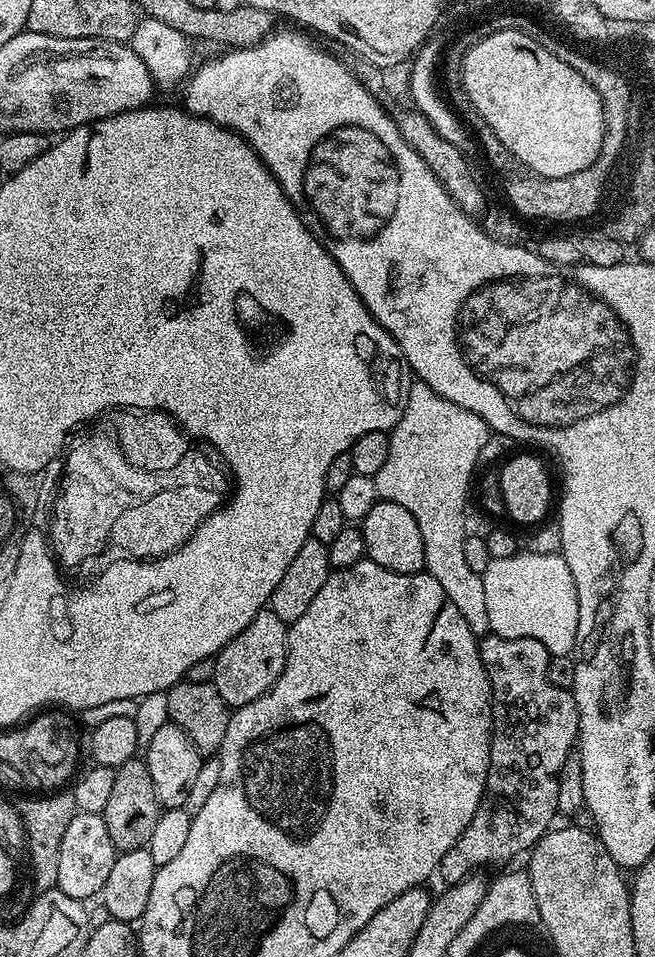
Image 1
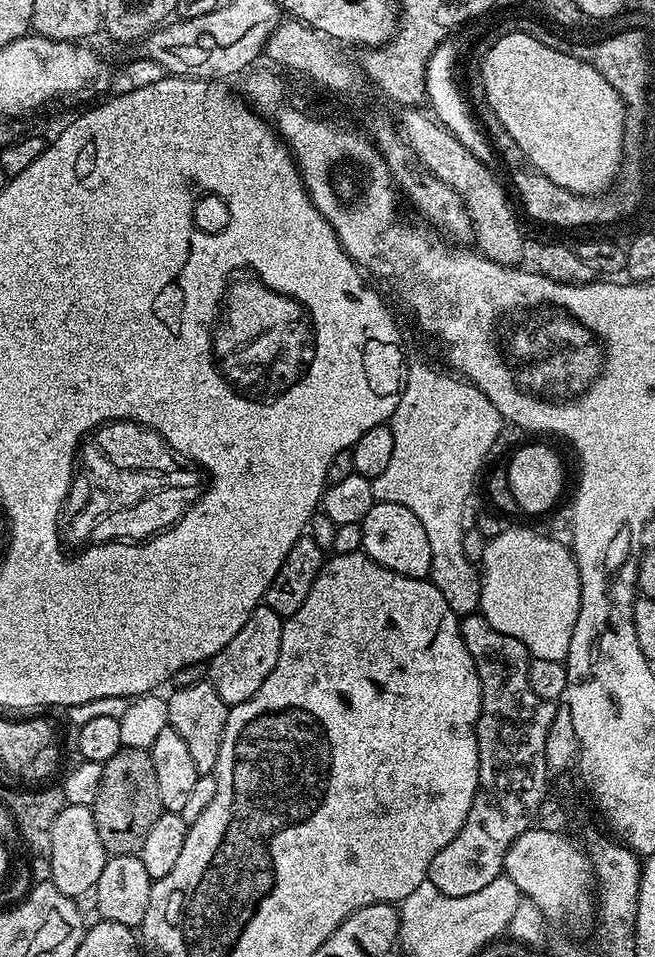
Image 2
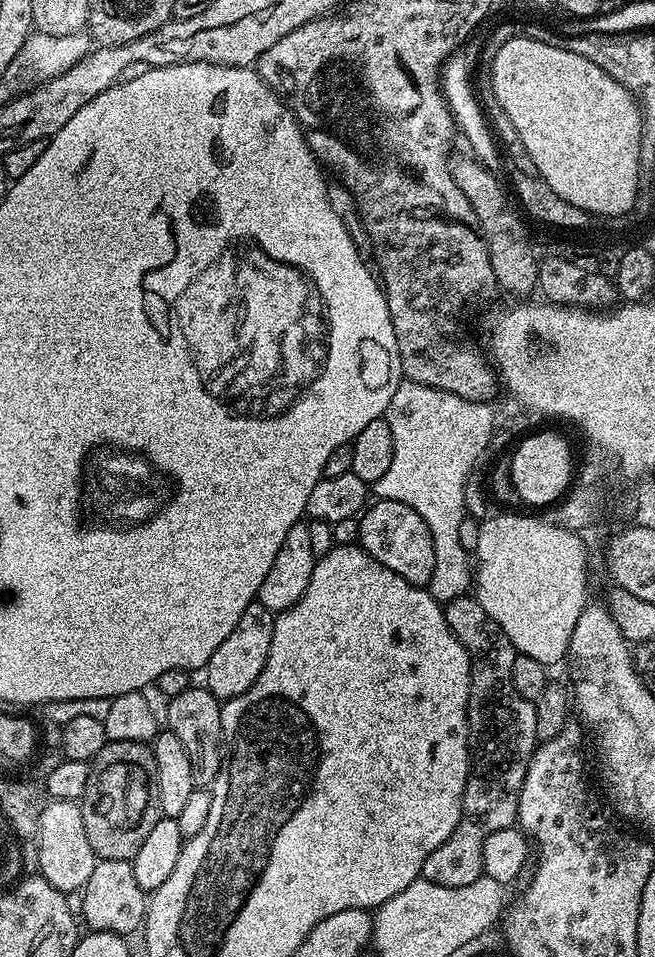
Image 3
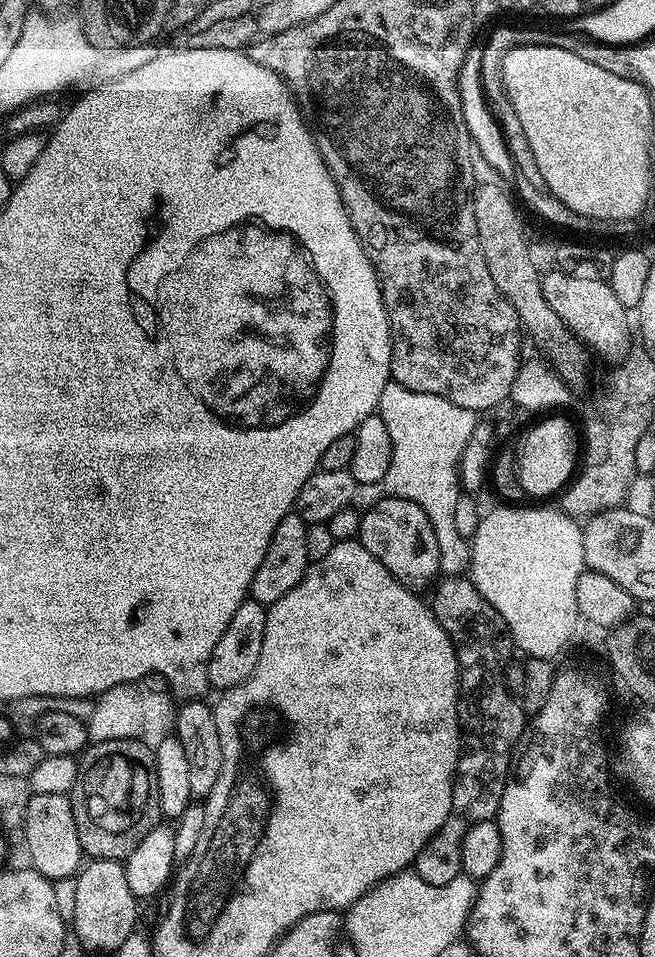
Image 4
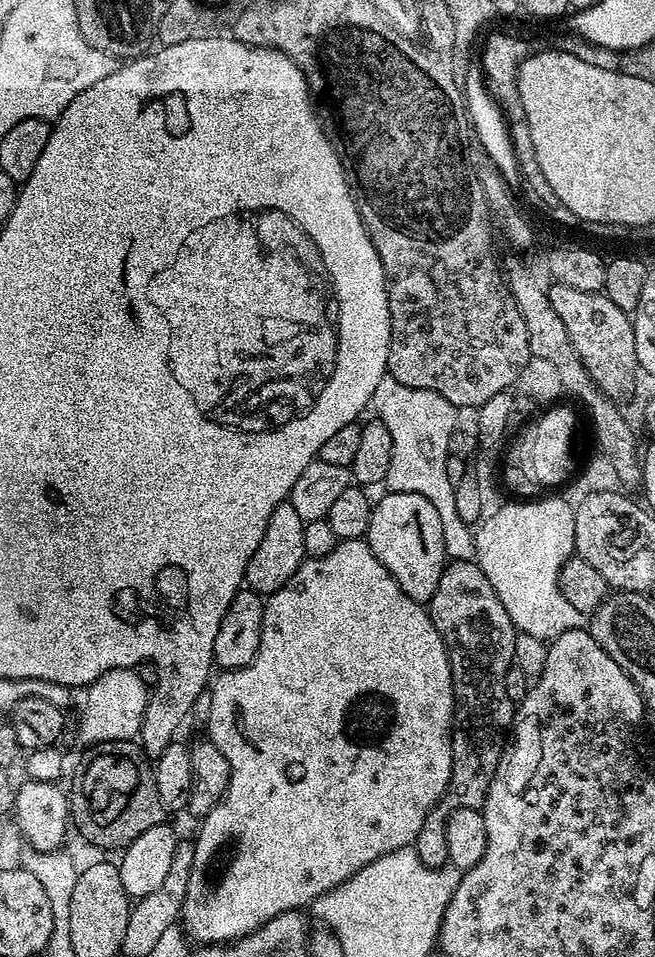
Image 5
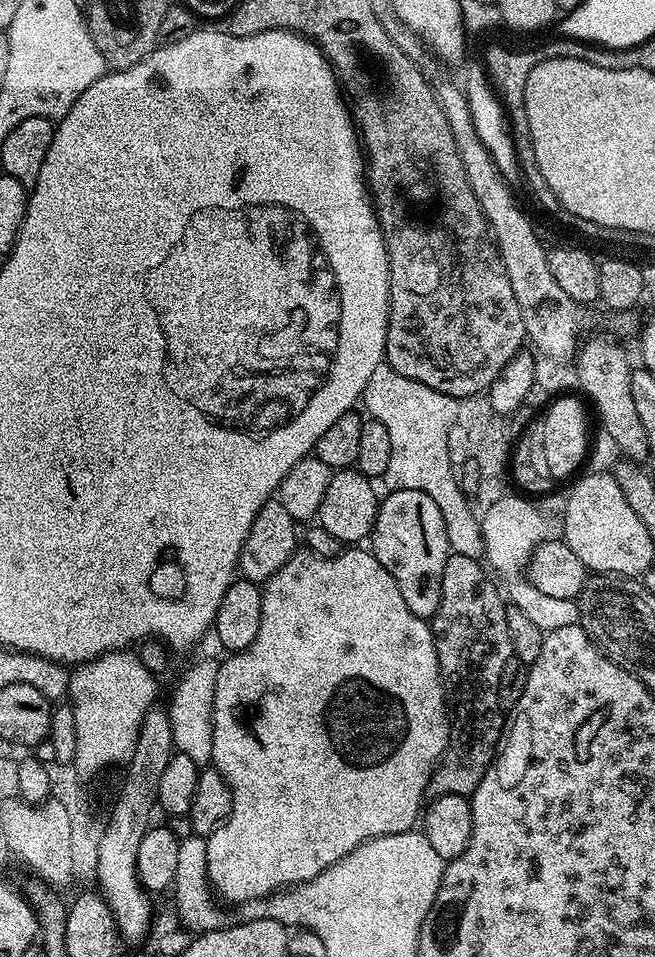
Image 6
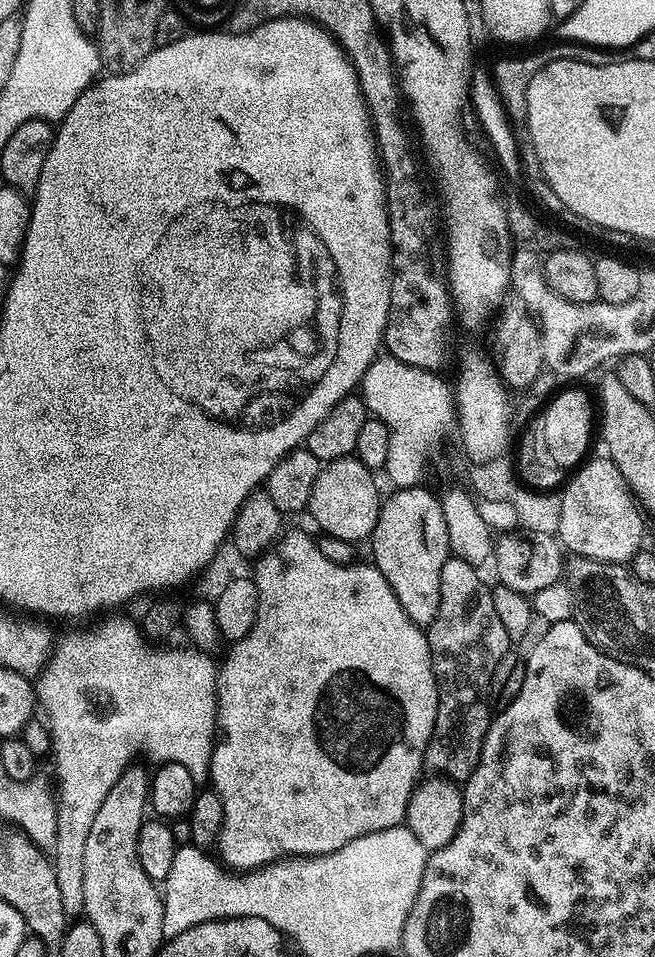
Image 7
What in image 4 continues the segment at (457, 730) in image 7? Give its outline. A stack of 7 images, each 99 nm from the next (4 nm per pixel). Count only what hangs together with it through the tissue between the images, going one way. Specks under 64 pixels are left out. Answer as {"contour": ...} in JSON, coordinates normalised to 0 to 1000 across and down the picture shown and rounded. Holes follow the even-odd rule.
{"contour":[[[679,601],[676,605],[664,611],[666,624],[656,627],[656,634],[693,675],[702,697],[702,731],[696,736],[696,751],[702,759],[705,785],[696,798],[696,811],[690,815],[690,843],[710,853],[710,858],[748,857],[763,844],[769,820],[779,811],[779,799],[785,794],[782,781],[792,775],[794,768],[803,765],[803,745],[795,732],[769,715],[769,703],[783,689],[785,674],[766,642],[760,642],[760,637],[742,629],[739,622],[713,601]]]}

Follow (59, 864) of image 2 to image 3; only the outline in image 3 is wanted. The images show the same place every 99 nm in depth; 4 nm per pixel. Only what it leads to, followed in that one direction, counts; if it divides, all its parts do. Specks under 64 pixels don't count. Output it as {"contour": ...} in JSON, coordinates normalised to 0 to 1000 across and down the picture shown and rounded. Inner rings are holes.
{"contour":[[[75,835],[58,855],[58,871],[52,879],[61,902],[60,914],[76,926],[99,934],[121,933],[137,922],[144,905],[150,902],[137,880],[131,880],[131,863],[125,863],[125,846],[115,836]]]}

